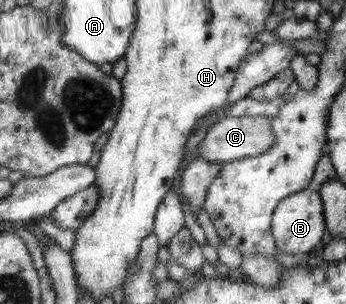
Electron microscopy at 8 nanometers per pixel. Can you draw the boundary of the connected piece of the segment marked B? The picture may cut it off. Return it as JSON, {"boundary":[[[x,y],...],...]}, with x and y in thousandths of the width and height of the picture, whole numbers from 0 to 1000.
{"boundary":[[[884,618],[815,655],[789,711],[789,773],[801,789],[803,822],[855,839],[864,829],[902,832],[902,819],[931,793],[948,740],[936,740],[928,635],[913,618]]]}

